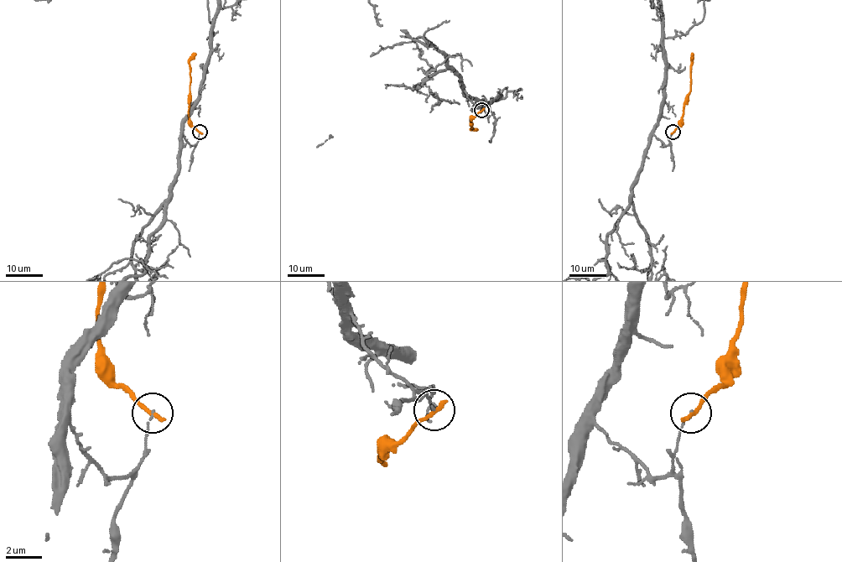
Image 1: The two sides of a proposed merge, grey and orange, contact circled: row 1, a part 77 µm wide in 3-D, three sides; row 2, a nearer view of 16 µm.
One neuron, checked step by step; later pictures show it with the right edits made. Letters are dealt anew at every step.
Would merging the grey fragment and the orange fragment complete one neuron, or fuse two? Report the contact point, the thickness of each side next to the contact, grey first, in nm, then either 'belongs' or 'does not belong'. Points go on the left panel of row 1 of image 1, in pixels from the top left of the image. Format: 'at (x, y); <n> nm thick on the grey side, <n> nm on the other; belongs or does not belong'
at (200, 132); 100 nm thick on the grey side, 280 nm on the other; does not belong

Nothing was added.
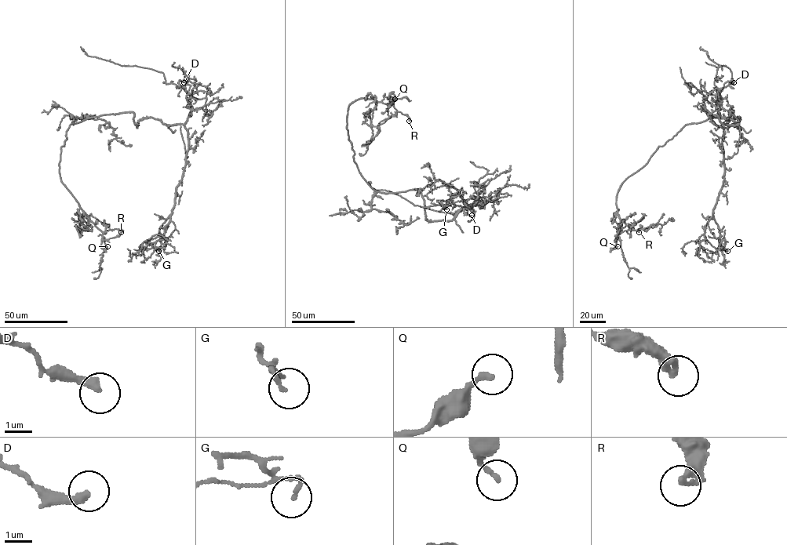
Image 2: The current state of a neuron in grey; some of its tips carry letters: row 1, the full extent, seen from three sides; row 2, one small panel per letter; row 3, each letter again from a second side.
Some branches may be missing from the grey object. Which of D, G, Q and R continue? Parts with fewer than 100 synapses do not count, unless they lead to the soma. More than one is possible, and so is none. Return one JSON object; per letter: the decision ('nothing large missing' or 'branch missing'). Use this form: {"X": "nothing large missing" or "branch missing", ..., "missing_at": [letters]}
{"D": "nothing large missing", "G": "nothing large missing", "Q": "nothing large missing", "R": "nothing large missing", "missing_at": []}

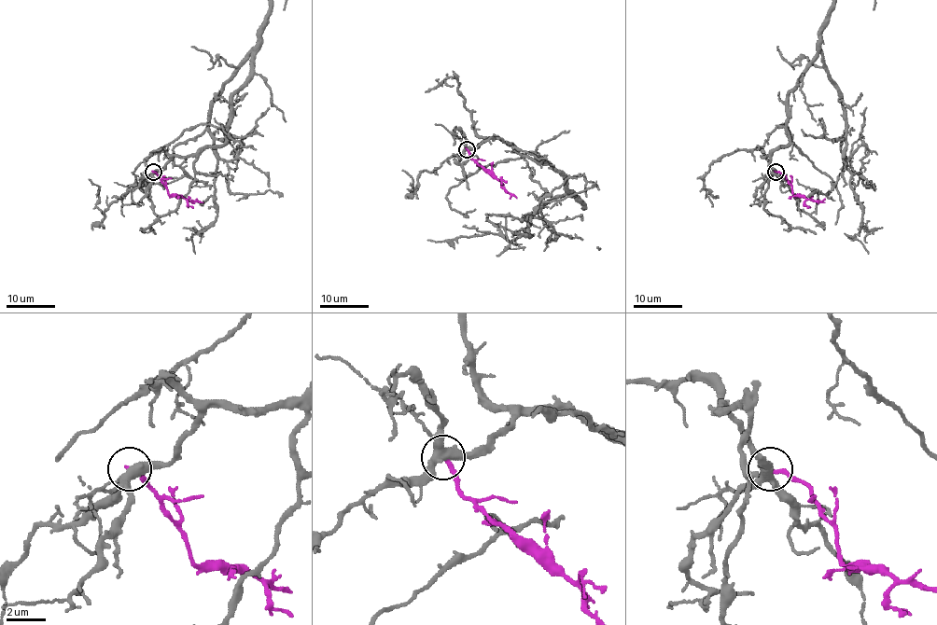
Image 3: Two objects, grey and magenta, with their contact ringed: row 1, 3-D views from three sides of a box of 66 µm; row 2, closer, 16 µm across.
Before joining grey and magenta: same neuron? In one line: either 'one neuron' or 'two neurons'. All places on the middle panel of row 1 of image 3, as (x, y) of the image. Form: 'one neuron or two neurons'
two neurons

